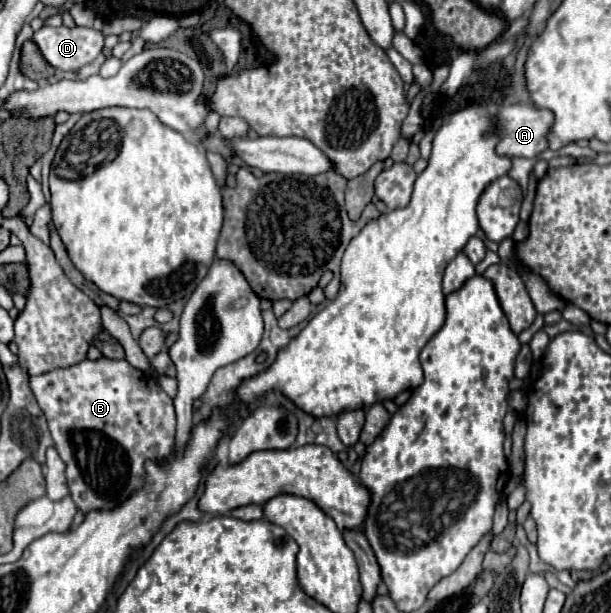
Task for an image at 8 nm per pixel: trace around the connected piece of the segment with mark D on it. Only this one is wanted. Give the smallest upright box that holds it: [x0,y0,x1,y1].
[33,26,105,71]

